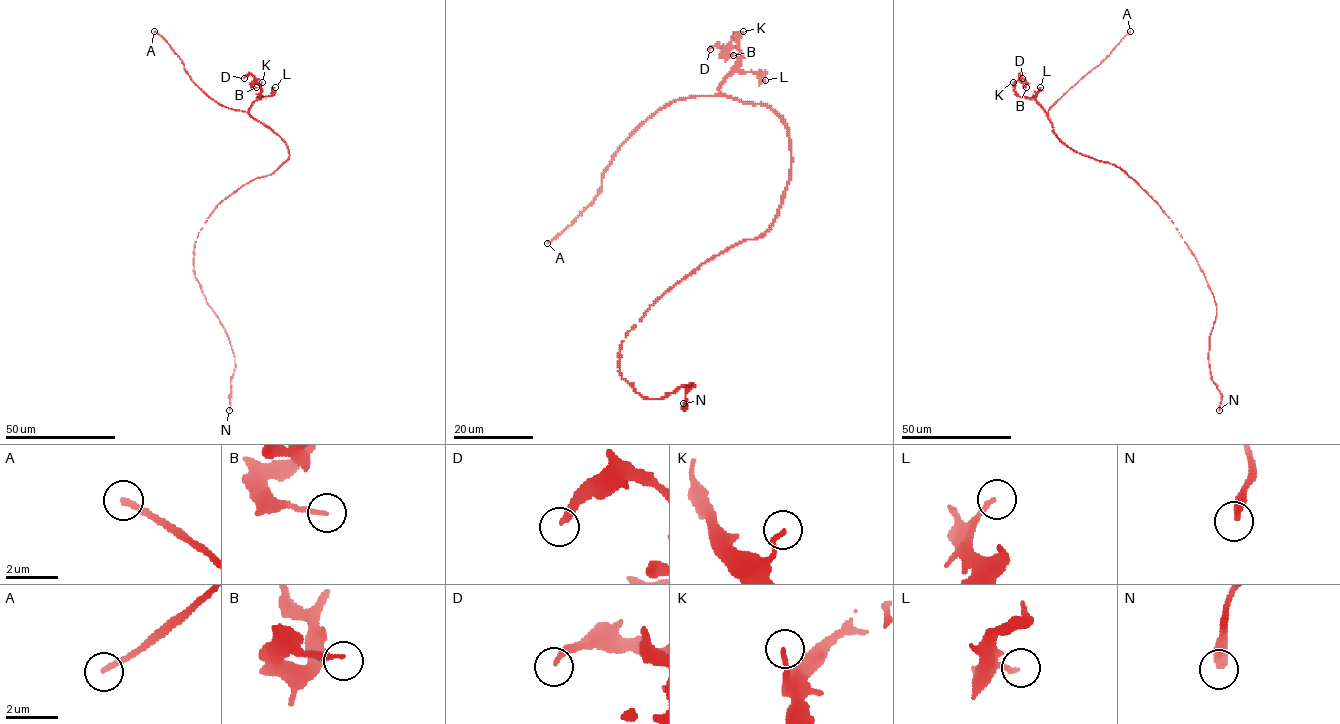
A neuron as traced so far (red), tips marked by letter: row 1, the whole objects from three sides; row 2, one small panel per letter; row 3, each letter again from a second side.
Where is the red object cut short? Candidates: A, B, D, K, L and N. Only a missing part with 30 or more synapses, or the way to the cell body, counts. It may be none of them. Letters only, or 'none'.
A

